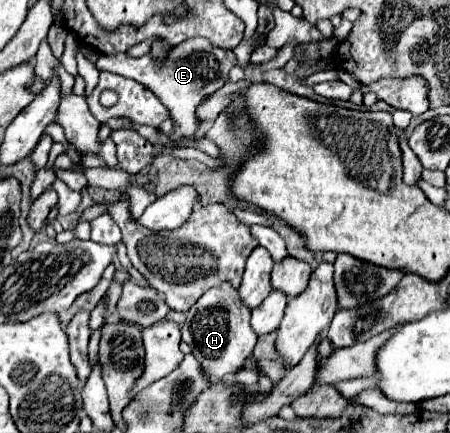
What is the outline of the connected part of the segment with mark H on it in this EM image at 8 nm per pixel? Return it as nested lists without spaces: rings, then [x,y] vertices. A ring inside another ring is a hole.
[[[223,281],[217,287],[211,287],[189,311],[185,323],[181,327],[183,341],[193,349],[193,355],[201,361],[203,369],[209,375],[223,377],[227,373],[235,373],[243,367],[245,359],[251,355],[257,335],[251,329],[251,311],[239,299],[239,291],[229,283]]]

